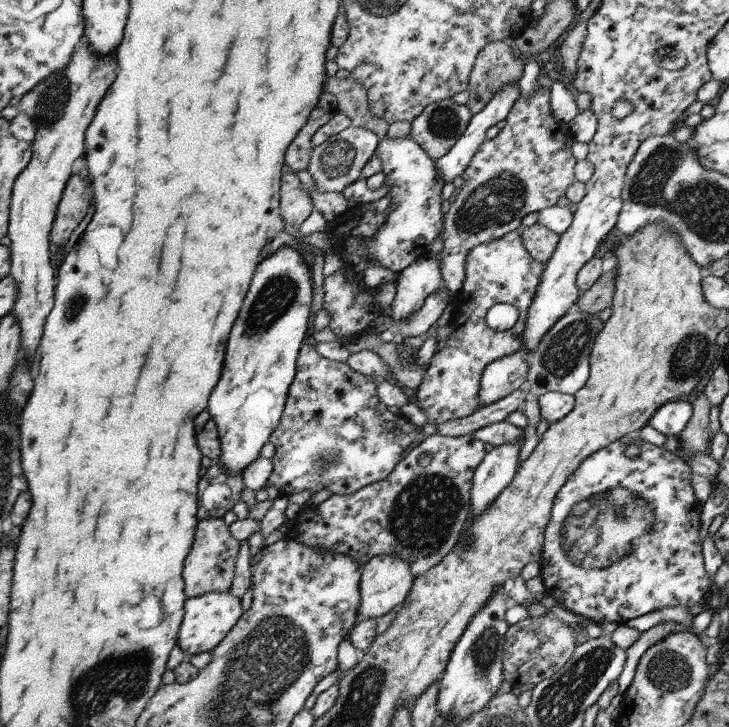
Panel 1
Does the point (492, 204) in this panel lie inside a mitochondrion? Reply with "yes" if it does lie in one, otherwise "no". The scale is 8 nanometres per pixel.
yes

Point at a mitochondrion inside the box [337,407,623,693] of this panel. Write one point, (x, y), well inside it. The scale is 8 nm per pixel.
(420, 517)

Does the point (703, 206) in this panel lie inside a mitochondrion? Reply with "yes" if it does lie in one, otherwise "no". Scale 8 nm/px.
yes

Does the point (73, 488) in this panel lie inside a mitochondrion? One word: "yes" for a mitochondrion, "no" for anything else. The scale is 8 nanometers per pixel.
no

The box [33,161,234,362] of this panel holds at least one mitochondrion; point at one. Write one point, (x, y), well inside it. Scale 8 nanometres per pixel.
(78, 301)

